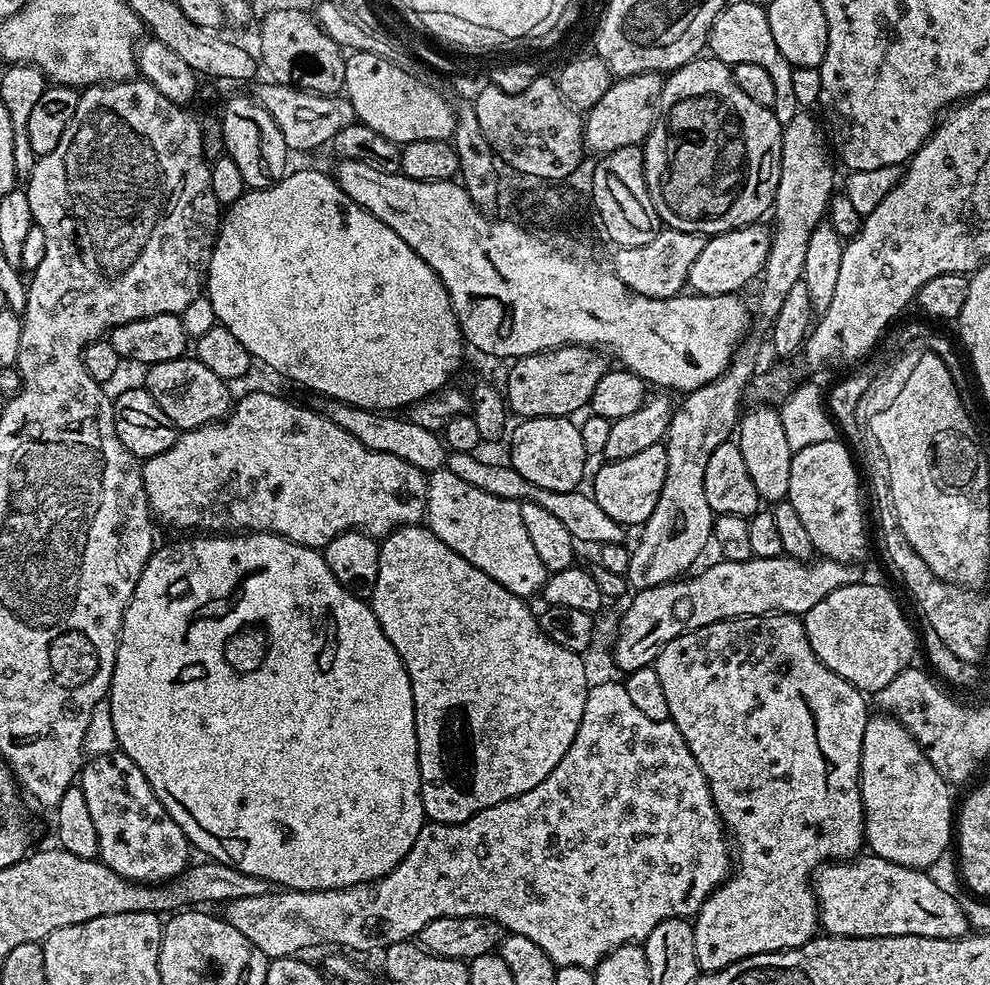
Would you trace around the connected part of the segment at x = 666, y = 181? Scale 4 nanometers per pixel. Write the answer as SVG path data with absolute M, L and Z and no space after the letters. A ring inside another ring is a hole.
M697 58L689 64L683 64L667 73L664 88L660 92L658 111L652 121L652 128L642 145L644 149L644 177L646 186L650 190L650 198L654 202L654 210L660 216L661 225L687 232L703 232L705 237L711 238L717 232L729 232L735 228L744 228L748 224L757 223L764 211L766 213L773 207L775 194L778 190L780 163L782 162L782 142L784 129L771 108L758 106L747 94L742 94L738 86L734 86L734 78L729 65L715 58Z

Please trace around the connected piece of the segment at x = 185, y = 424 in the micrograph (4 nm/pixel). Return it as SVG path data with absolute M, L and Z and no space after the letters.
M185 354L170 362L149 364L145 372L148 373L142 380L142 387L148 391L150 398L154 398L154 402L158 402L158 406L162 406L166 418L174 422L177 430L201 428L204 424L223 421L234 403L234 395L228 389L231 388L229 381L218 378L218 374L202 366L202 362L191 355Z

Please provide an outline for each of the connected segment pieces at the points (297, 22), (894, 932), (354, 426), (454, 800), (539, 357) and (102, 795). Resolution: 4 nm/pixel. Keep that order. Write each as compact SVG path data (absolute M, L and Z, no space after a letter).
M274 10L259 22L261 24L258 56L262 61L263 71L265 68L275 83L290 84L305 92L317 92L320 96L343 93L346 78L345 53L334 39L320 28L311 11Z
M860 854L839 862L829 862L814 876L814 891L820 909L819 927L829 936L925 936L926 938L958 938L969 935L970 925L963 903L955 900L942 885L928 877L927 871L907 868L881 856Z
M319 394L313 395L311 399L311 407L322 413L330 422L342 426L346 434L354 434L354 438L358 438L362 446L378 450L382 454L394 454L394 458L402 458L402 462L418 466L425 474L437 472L439 468L445 467L446 445L441 433L426 430L400 414L372 412L369 408L359 408L341 400L329 400Z
M420 524L395 528L389 536L379 541L379 546L378 582L374 582L370 603L386 638L390 638L390 646L398 650L398 658L402 658L406 674L410 678L410 690L414 694L420 793L424 803L424 814L438 824L461 824L467 817L478 814L498 802L513 800L518 794L526 794L526 790L534 790L534 786L538 786L538 782L542 782L542 778L546 778L546 774L550 774L550 770L554 770L554 766L562 762L562 754L570 750L570 742L574 742L578 726L582 722L582 714L586 710L590 679L588 680L588 668L584 665L585 657L579 652L571 652L553 642L540 629L537 613L535 611L532 613L528 609L529 601L525 597L510 594L510 590L494 582L490 574L466 562L462 554L450 550L450 546L446 546L442 538L434 535L431 528Z
M566 344L562 348L548 348L545 352L535 352L529 356L519 357L516 364L507 369L506 403L517 417L530 416L567 416L575 417L579 408L587 409L592 399L594 386L598 386L598 380L602 374L609 371L610 364L604 361L605 353L595 348L585 348L578 344Z
M122 751L110 752L91 757L81 767L78 787L86 794L86 806L90 806L90 819L94 822L94 830L98 830L98 857L101 864L110 866L116 874L136 883L163 883L179 876L189 867L188 852L190 845L186 834L182 834L182 826L170 818L170 814L162 806L162 802L154 794L150 782L146 782L146 774L134 766L134 762Z

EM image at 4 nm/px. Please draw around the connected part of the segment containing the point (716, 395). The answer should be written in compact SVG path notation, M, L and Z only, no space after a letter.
M750 336L741 341L740 347L736 349L735 354L732 356L731 362L729 362L727 366L727 370L724 371L721 375L716 379L712 379L710 383L708 383L704 387L698 387L694 391L687 393L681 400L683 400L680 404L675 407L675 410L672 413L672 418L670 422L670 426L668 427L668 434L664 439L664 445L667 450L667 466L666 466L666 477L665 481L662 484L662 493L658 498L658 505L654 508L654 513L651 514L650 518L647 522L642 525L639 529L640 532L640 541L636 544L636 549L633 547L631 549L629 558L628 558L628 570L627 570L627 578L628 583L631 585L633 589L639 590L641 588L653 588L656 585L666 584L671 580L677 579L681 577L684 573L687 573L690 569L689 566L692 565L703 552L704 548L709 546L711 540L713 539L713 530L714 530L714 520L715 513L710 510L710 504L707 501L706 497L706 488L705 488L705 474L706 474L706 465L710 462L710 454L714 452L722 444L722 442L728 440L734 433L739 421L739 417L742 412L742 407L740 408L740 402L742 400L742 396L744 394L744 390L746 386L749 384L755 370L756 370L756 362L758 360L758 352L760 350L760 344L758 341L753 339L754 337Z

